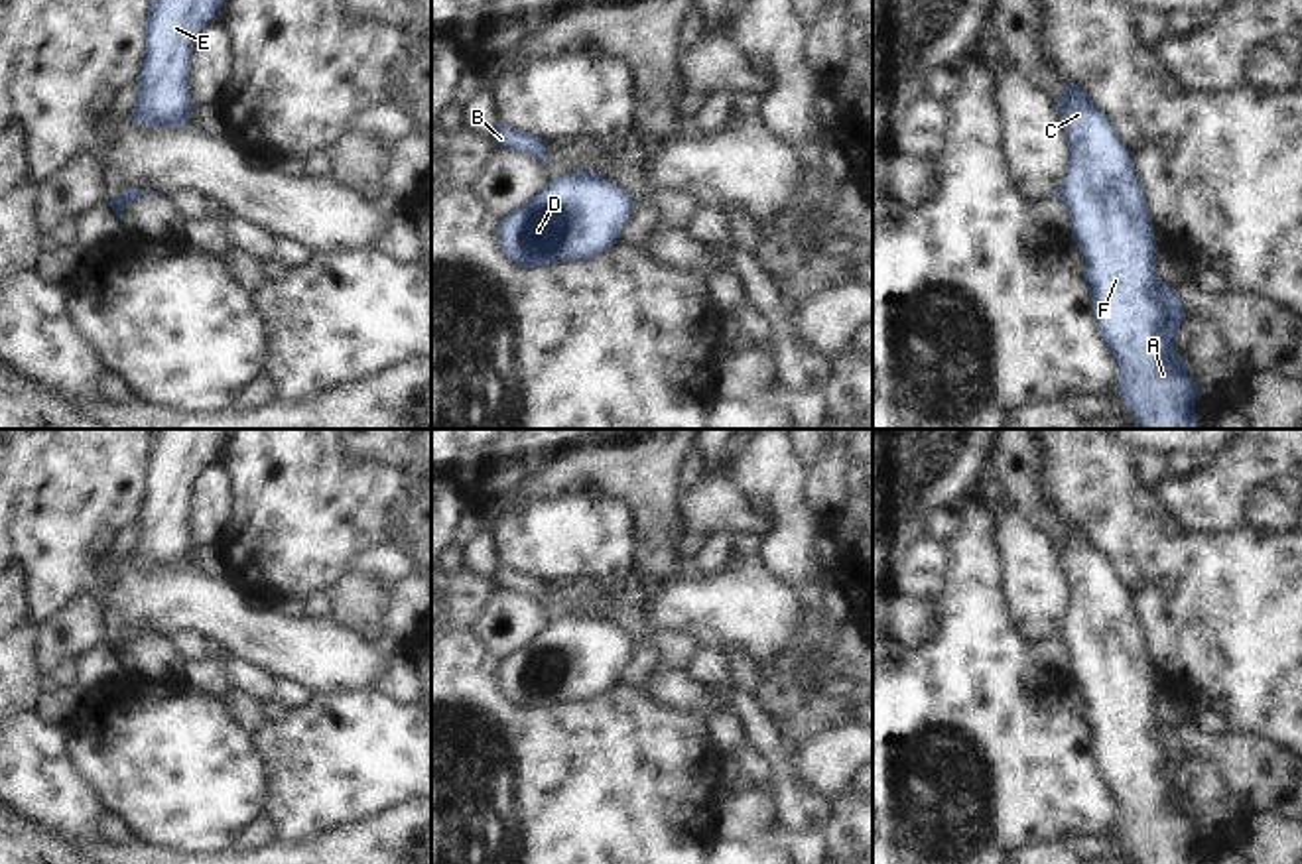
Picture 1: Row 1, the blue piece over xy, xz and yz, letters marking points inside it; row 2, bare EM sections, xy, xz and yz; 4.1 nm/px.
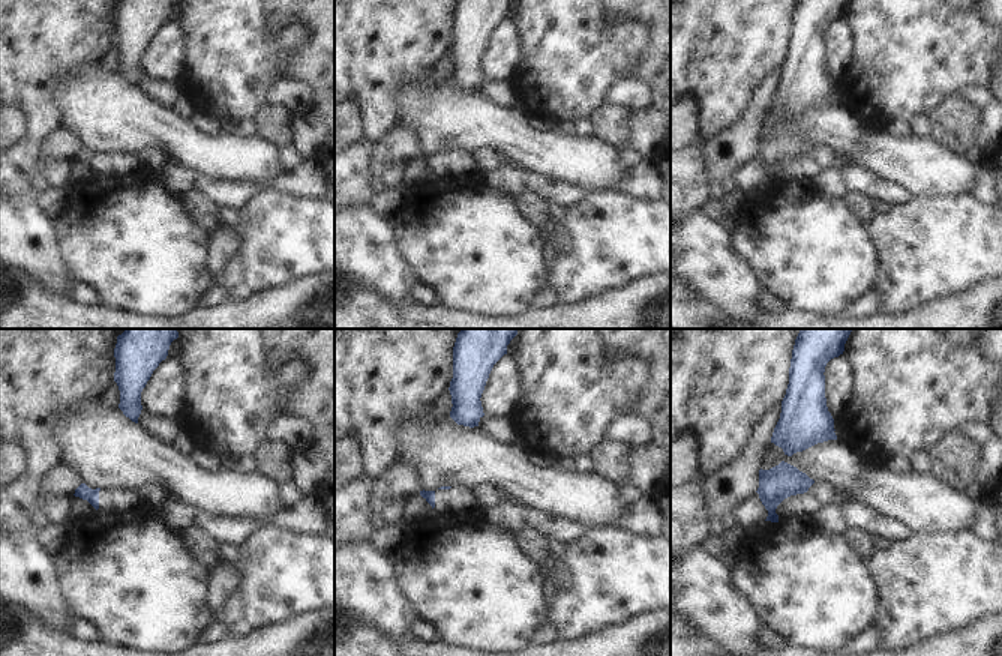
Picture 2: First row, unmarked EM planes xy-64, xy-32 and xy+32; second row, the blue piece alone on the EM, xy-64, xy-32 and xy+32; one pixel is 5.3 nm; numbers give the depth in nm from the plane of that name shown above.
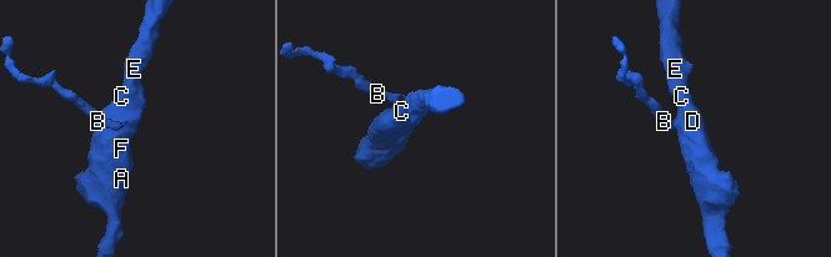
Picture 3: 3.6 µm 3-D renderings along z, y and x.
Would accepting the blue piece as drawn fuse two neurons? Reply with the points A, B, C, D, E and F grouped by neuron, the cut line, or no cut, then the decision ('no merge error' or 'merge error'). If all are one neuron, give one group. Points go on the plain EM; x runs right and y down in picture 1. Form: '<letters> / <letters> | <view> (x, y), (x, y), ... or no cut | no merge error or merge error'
A C D E F / B | xz (576, 615), (597, 618) | merge error

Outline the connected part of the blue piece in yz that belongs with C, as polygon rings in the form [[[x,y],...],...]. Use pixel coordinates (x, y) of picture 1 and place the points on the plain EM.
[[[1066,522],[1066,539],[1056,551],[1072,594],[1060,636],[1072,661],[1072,681],[1085,697],[1083,718],[1099,773],[1119,805],[1115,834],[1135,864],[1202,864],[1194,846],[1204,833],[1190,821],[1184,797],[1174,789],[1186,752],[1178,732],[1154,716],[1152,705],[1160,693],[1135,602],[1113,563],[1077,525]]]

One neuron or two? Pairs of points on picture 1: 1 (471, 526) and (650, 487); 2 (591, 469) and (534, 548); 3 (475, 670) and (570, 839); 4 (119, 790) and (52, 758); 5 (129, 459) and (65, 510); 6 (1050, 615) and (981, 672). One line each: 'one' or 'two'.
1: one
2: two
3: one
4: two
5: one
6: two

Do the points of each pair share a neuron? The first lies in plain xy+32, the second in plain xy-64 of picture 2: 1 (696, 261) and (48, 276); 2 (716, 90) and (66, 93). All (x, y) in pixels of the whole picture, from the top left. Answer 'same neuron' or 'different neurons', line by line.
1: same neuron
2: different neurons

